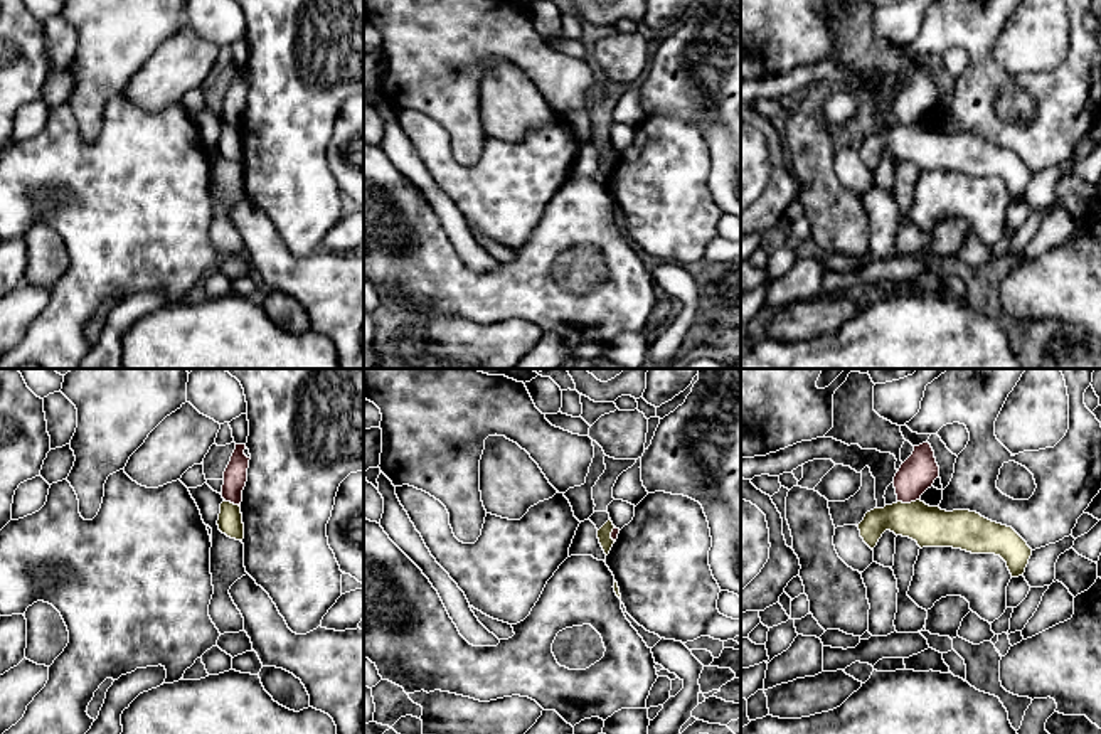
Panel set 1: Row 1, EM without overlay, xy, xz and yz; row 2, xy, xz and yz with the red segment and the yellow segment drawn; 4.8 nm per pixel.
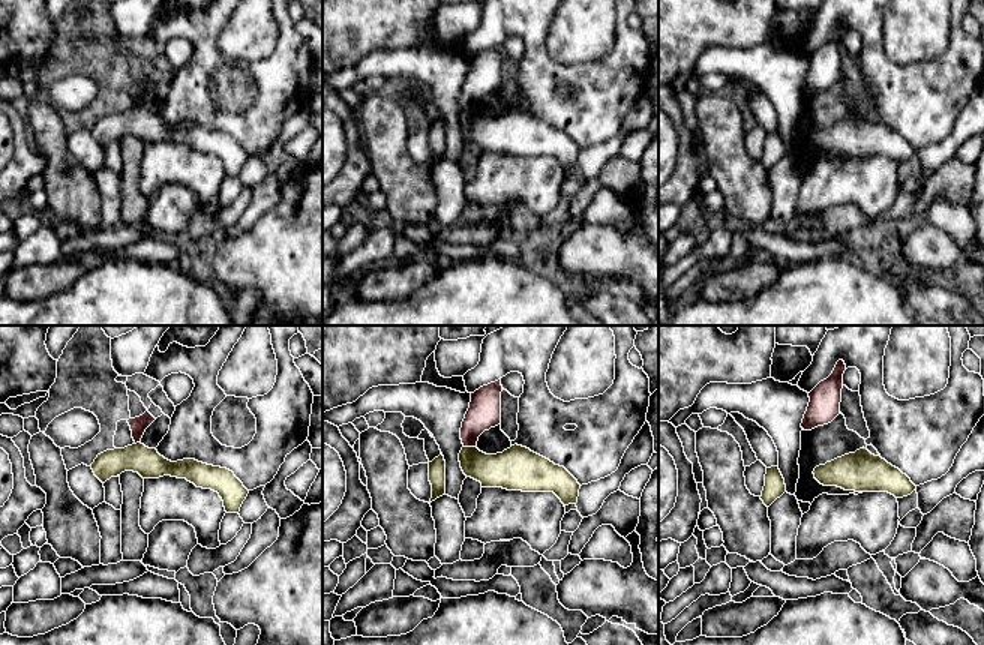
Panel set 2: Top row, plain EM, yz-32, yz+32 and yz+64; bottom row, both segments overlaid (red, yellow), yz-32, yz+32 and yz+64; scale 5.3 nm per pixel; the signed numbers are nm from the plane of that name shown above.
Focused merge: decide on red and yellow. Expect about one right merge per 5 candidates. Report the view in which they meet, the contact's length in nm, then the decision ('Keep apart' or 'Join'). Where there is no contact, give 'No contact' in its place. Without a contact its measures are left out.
Touches red in yz. Shared border 110 nm. Keep apart

